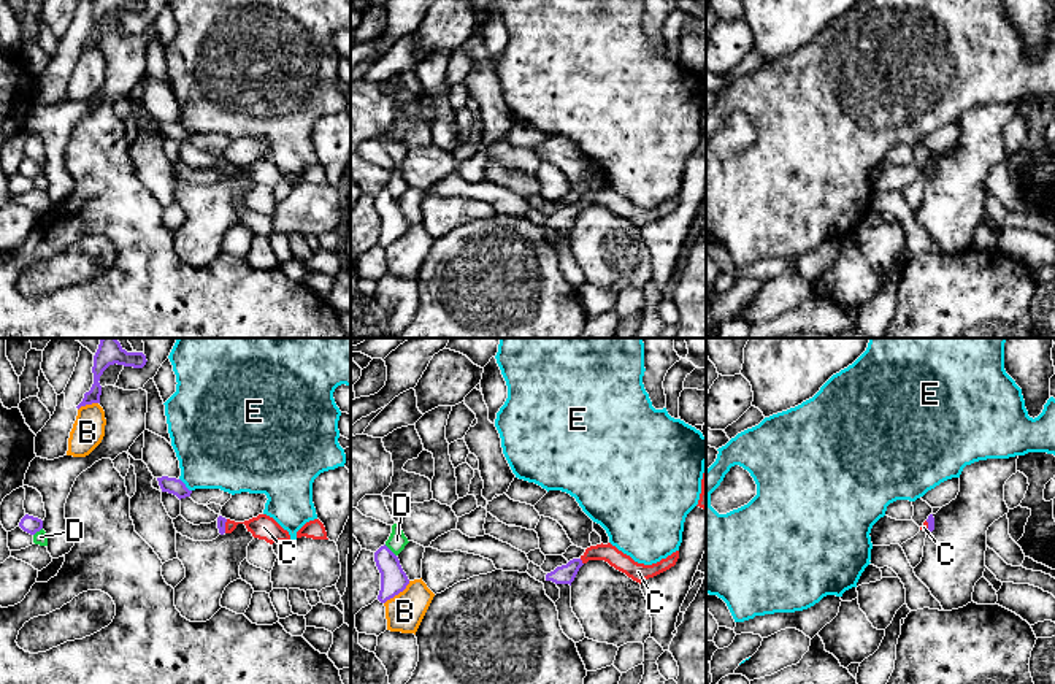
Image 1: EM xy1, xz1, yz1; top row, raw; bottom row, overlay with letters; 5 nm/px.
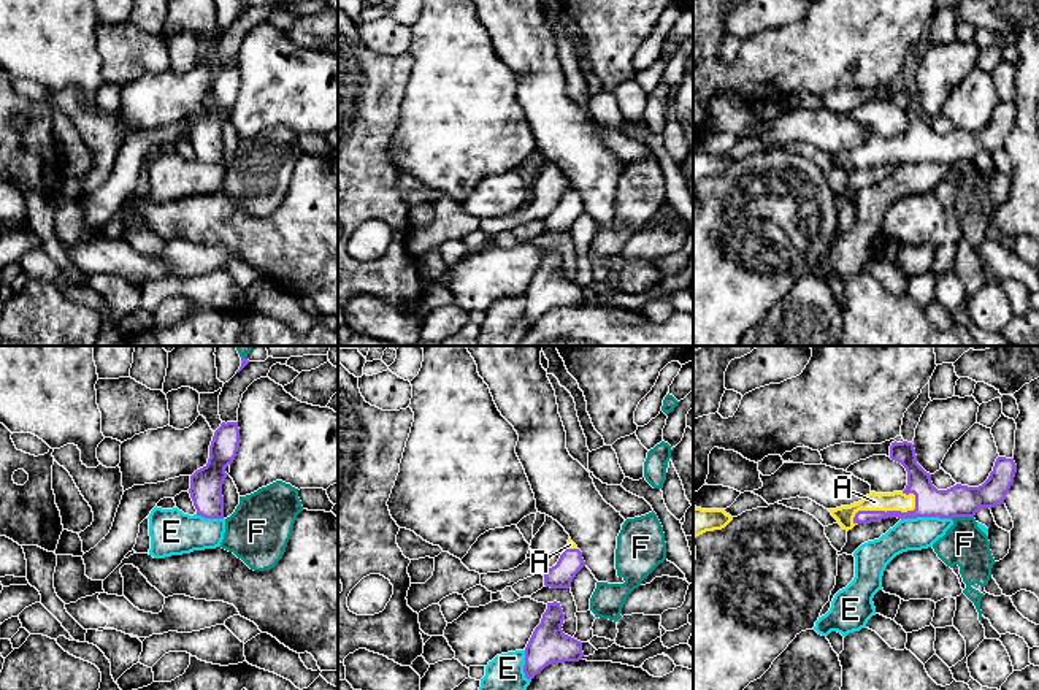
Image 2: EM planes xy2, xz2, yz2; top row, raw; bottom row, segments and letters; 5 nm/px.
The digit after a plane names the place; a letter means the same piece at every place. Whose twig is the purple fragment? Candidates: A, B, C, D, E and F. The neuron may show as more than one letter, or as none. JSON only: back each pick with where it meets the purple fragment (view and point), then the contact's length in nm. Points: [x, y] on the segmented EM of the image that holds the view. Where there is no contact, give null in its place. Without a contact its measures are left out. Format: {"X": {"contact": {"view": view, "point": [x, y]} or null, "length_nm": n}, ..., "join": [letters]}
{"A": {"contact": {"view": "yz2", "point": [887, 511]}, "length_nm": 360}, "join": ["A"]}

